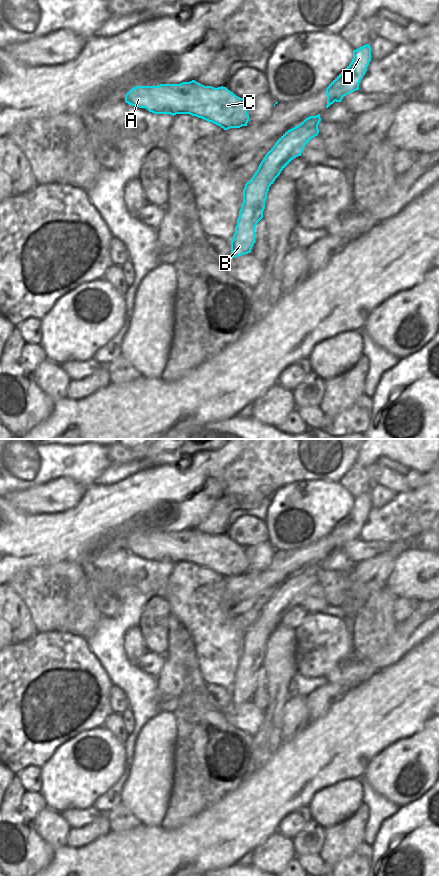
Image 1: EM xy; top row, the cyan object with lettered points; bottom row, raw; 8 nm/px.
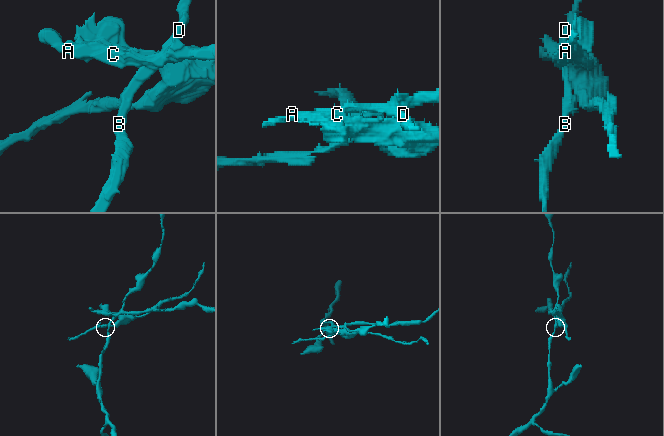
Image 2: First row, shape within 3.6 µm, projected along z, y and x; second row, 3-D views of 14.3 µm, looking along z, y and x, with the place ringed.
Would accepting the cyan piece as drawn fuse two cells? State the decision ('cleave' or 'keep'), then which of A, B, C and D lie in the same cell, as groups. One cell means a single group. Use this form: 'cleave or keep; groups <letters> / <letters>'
cleave; groups A C / B D

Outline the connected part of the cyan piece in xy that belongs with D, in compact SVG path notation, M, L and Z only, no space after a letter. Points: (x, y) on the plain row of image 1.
M366 492L353 498L351 511L326 536L327 546L336 546L341 550L343 545L359 538L359 531L367 519L371 509L371 495Z

